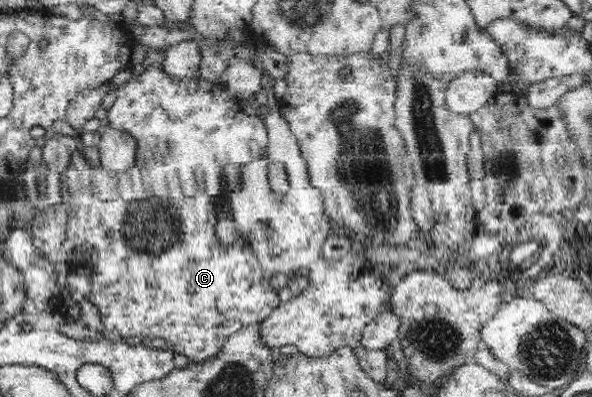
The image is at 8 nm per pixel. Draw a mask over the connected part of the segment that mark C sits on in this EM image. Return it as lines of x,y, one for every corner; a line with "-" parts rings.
152,64
152,66
138,69
131,80
116,88
115,103
110,107
107,120
108,128
120,129
130,133
137,142
137,155
135,165
125,171
106,170
99,166
88,164
83,153
74,150
70,154
68,168
60,172
60,192
62,193
62,204
52,207
45,207
44,210
33,212
32,230
30,231
30,241
36,247
36,253
42,258
48,259
53,265
56,264
56,246
58,240
70,240
60,245
60,250
66,254
66,264
70,267
69,271
77,274
85,274
89,277
91,293
89,301
99,310
99,315
103,328
107,332
118,330
122,338
129,336
159,336
164,340
170,341
172,350
176,354
185,354
190,363
205,364
214,355
217,355
234,332
240,330
242,326
262,322
270,313
281,303
272,285
268,283
268,275
264,272
256,255
252,252
249,242
245,236
239,234
237,240
230,240
230,244
222,244
218,240
218,232
214,231
215,224
218,224
218,208
220,207
222,192
222,168
226,164
248,164
251,160
266,156
266,146
268,144
267,127
265,120
244,113
242,103
237,96
228,95
218,82
210,82
201,76
198,78
186,78
172,76
164,71
164,64

